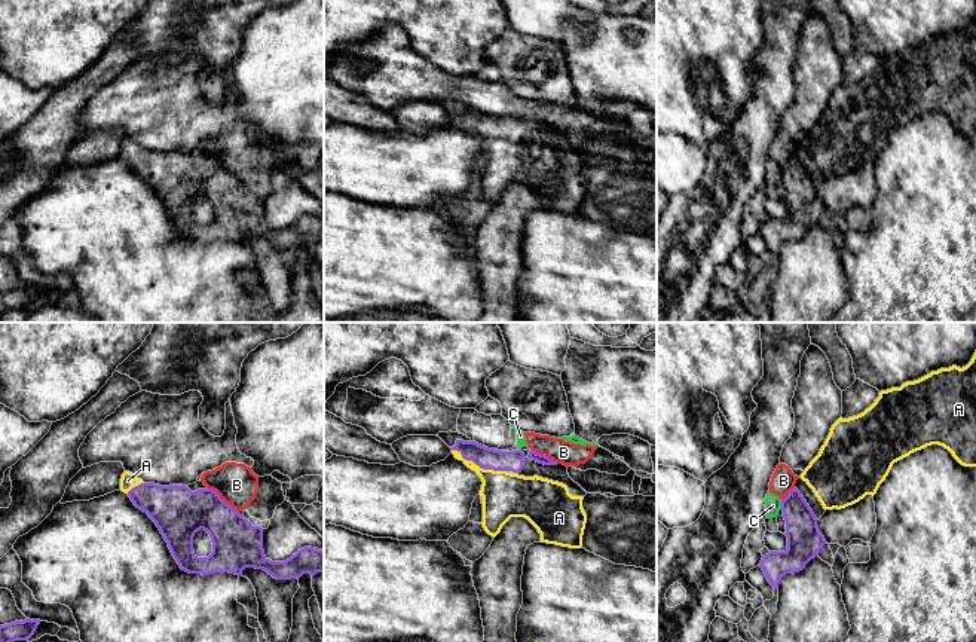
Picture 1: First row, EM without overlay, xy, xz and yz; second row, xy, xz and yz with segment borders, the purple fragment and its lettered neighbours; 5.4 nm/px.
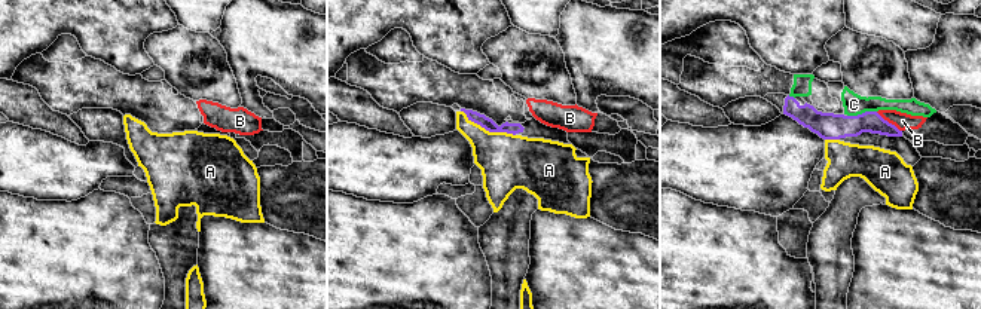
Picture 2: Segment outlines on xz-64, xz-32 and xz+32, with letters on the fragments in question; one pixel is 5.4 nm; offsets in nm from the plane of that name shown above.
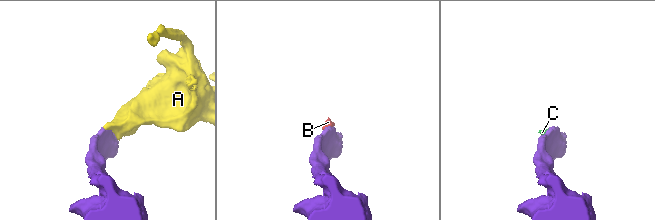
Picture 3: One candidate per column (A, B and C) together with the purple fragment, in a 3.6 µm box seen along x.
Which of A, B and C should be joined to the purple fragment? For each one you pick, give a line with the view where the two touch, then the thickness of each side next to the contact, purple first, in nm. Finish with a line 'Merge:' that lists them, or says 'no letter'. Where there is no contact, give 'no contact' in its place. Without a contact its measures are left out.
A: meets purple in xz; 120 nm thick on the purple side, 240 nm on the other
Merge: A

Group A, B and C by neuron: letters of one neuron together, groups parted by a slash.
A / B C

